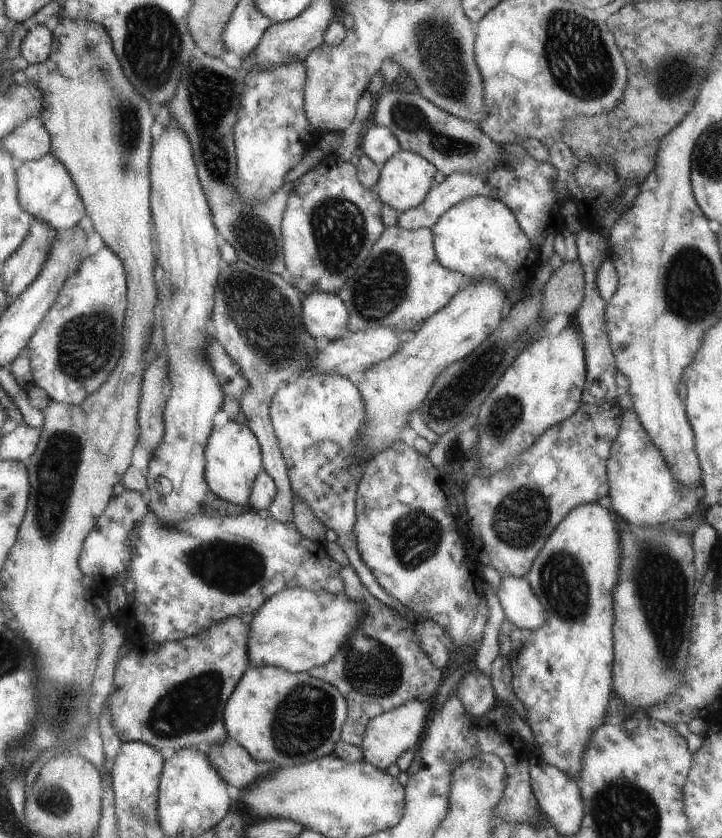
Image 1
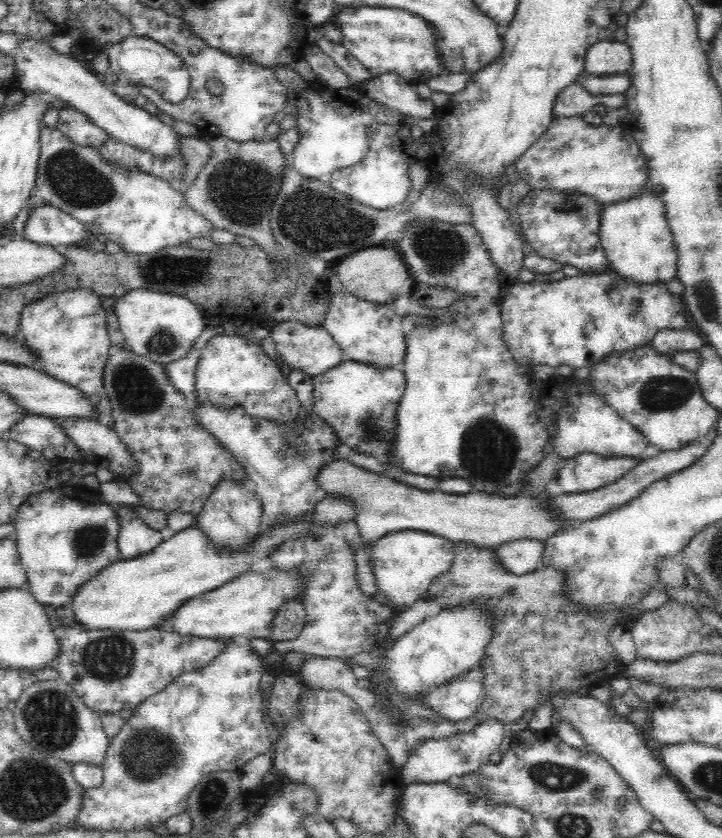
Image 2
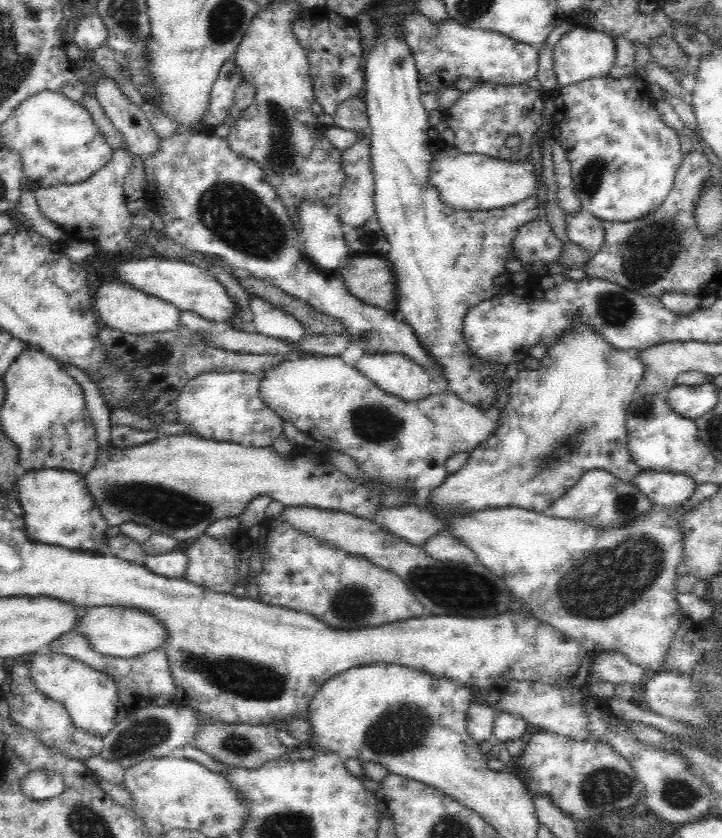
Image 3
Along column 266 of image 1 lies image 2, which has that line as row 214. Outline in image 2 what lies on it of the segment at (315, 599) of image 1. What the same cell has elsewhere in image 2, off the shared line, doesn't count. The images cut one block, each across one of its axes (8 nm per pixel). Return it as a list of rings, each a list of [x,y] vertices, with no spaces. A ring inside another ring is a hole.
[[[648,187],[624,202],[602,205],[599,241],[610,271],[640,284],[666,283],[676,278],[677,253],[668,227],[665,207]]]

